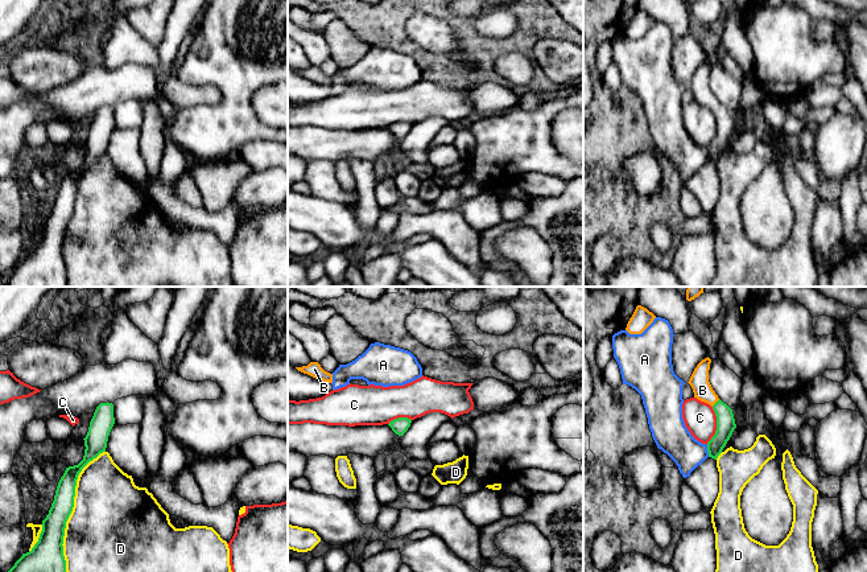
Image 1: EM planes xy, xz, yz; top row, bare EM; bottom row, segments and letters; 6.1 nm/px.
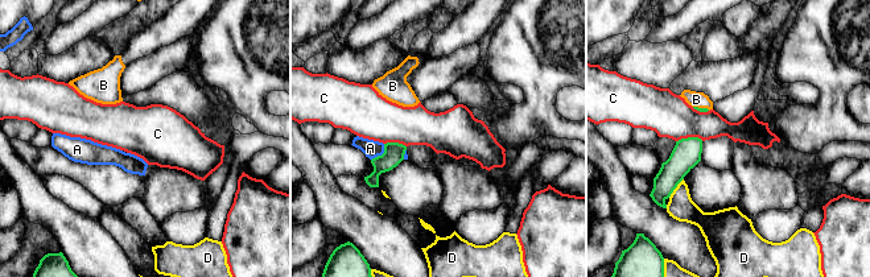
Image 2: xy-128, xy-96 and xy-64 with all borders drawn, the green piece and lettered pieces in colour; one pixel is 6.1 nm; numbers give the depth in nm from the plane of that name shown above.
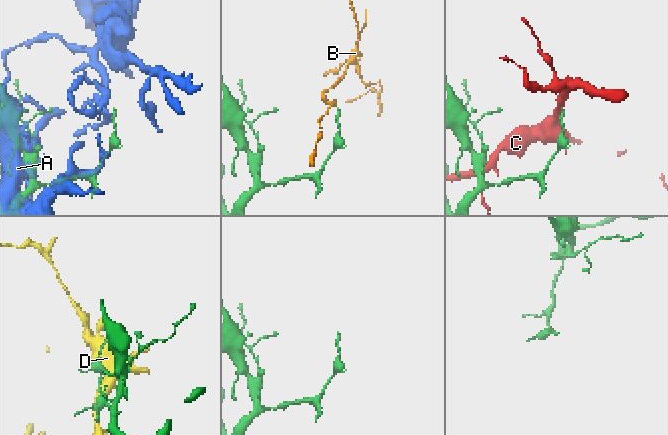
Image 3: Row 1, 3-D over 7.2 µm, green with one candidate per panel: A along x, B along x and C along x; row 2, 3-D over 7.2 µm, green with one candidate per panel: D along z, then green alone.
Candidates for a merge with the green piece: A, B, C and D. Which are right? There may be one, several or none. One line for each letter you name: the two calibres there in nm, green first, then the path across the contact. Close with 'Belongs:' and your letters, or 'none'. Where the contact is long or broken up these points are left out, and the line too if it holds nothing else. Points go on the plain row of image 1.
B: calibres 110 and 120 nm; way yz (726, 128), (725, 119), (717, 106), (702, 94)
Belongs: B

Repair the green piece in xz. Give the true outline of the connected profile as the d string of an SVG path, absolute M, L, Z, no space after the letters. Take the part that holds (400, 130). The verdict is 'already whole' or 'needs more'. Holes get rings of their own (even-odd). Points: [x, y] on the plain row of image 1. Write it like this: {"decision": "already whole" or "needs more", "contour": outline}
{"decision": "already whole", "contour": "M399 122L399 123L389 125L388 129L392 132L392 135L396 139L402 140L410 131L410 127L412 127L412 124L408 122Z"}

